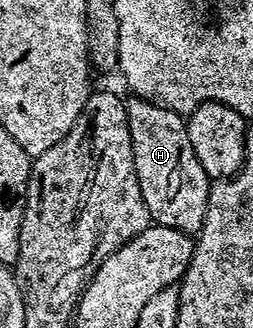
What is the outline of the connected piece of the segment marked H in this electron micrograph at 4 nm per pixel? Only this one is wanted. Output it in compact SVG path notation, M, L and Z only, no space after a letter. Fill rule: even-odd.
M155 101L127 102L130 143L134 147L134 167L146 199L148 216L157 225L174 227L189 235L199 234L208 202L210 179L190 147L188 122L173 109Z

